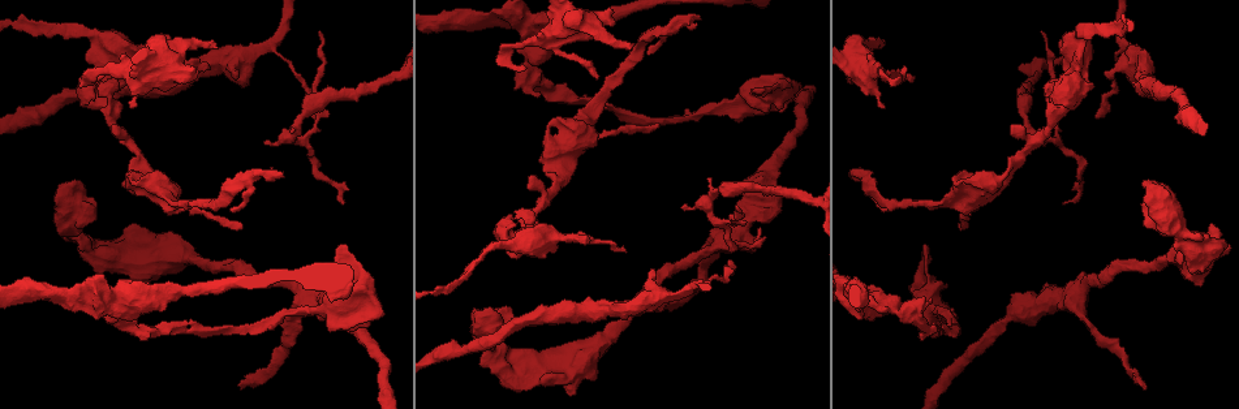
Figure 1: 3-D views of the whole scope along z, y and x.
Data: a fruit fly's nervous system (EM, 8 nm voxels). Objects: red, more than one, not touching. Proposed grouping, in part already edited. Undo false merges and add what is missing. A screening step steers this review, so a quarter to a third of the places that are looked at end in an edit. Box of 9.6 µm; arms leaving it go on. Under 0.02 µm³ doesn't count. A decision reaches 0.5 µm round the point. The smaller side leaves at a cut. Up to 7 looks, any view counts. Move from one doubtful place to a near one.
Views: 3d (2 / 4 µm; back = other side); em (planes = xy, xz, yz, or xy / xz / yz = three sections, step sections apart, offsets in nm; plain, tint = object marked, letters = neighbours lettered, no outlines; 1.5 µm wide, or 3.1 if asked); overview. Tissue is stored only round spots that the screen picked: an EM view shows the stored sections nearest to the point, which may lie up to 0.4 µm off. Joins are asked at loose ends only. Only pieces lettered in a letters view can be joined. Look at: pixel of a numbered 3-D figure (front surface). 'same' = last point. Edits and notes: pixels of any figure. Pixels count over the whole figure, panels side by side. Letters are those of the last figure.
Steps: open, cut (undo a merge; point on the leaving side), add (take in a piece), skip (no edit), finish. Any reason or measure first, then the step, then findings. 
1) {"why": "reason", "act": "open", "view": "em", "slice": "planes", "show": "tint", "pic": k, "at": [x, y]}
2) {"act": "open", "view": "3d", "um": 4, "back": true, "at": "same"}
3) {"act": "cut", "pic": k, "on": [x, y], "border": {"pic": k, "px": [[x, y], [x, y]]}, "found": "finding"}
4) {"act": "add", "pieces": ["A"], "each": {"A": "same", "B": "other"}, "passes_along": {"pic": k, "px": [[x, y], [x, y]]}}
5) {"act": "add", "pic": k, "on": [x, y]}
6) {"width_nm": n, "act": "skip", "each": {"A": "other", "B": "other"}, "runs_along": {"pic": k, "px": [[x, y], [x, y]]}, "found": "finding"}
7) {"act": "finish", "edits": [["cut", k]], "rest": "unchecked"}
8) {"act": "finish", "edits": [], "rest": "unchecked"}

{"why": "free end", "act": "open", "view": "3d", "um": 2, "pic": 1, "at": [209, 69]}

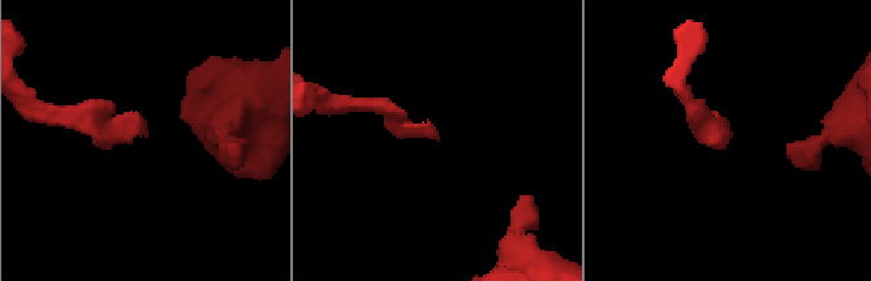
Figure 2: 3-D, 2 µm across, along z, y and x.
{"why": "need the tissue", "act": "open", "view": "em", "slice": "planes", "show": "plain", "pic": 2, "at": [729, 131]}

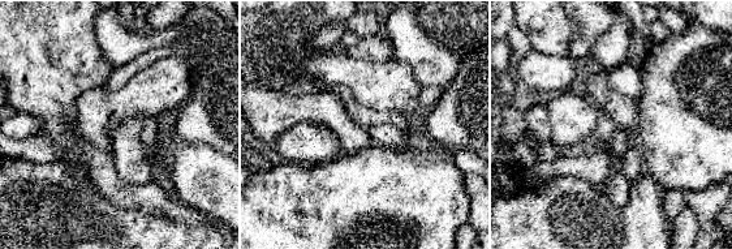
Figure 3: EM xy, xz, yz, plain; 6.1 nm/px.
{"why": "see the neighbours", "act": "open", "view": "em", "slice": "planes", "show": "letters", "at": "same"}

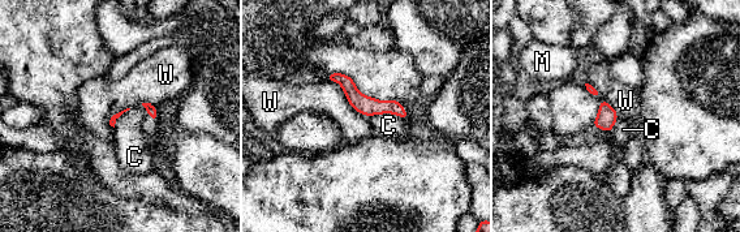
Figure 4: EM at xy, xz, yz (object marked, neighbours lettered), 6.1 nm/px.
{"act": "skip", "each": {"C": "other", "M": "other", "W": "other"}, "border": {"pic": 4, "px": [[327, 80], [369, 116]]}, "found": "none of them fits"}

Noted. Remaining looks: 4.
{"why": "sharp bend", "act": "open", "view": "3d", "um": 4, "pic": 1, "at": [105, 71]}

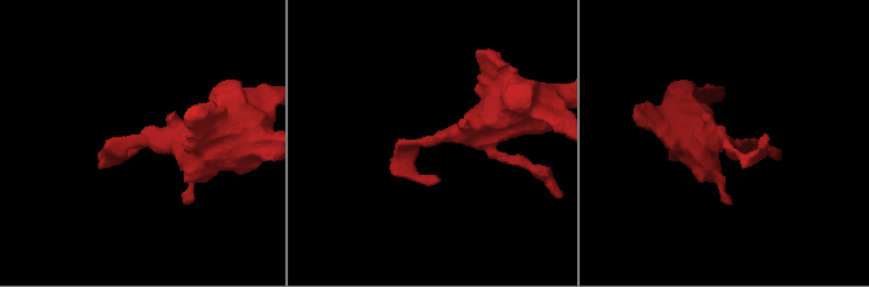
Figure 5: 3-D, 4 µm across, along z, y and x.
{"why": "now the EM", "act": "open", "view": "em", "slice": "xz", "step": 4, "show": "tint", "pic": 5, "at": [722, 139]}

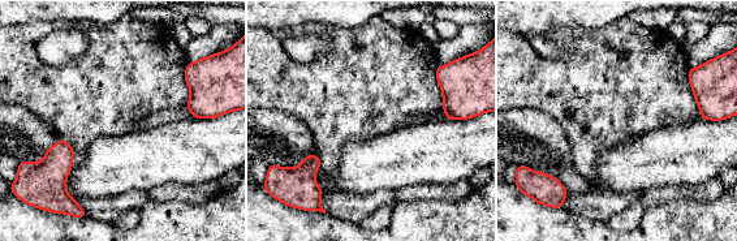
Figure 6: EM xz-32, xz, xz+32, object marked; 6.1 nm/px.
{"why": "another direction", "act": "open", "view": "em", "slice": "planes", "show": "letters", "at": "same"}

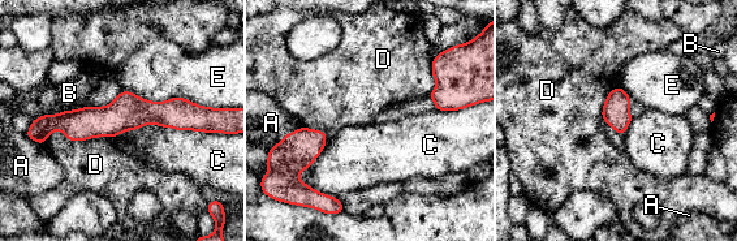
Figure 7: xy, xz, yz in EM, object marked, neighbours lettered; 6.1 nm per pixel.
{"width_nm": 160, "act": "skip", "each": {"A": "other", "B": "other", "C": "other", "D": "other", "E": "other"}, "found": "continuous, no second cell"}

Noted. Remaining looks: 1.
{"act": "finish", "edits": [], "rest": "unchecked"}

